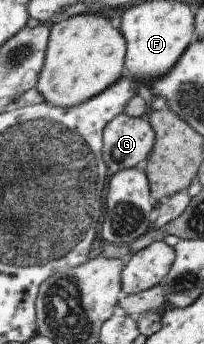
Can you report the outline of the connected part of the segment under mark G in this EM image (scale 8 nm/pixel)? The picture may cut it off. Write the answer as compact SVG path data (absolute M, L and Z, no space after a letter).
M162 97L152 98L146 117L121 114L105 128L104 160L113 175L123 169L133 169L149 157L155 145L150 115L162 108L169 108L167 101Z

